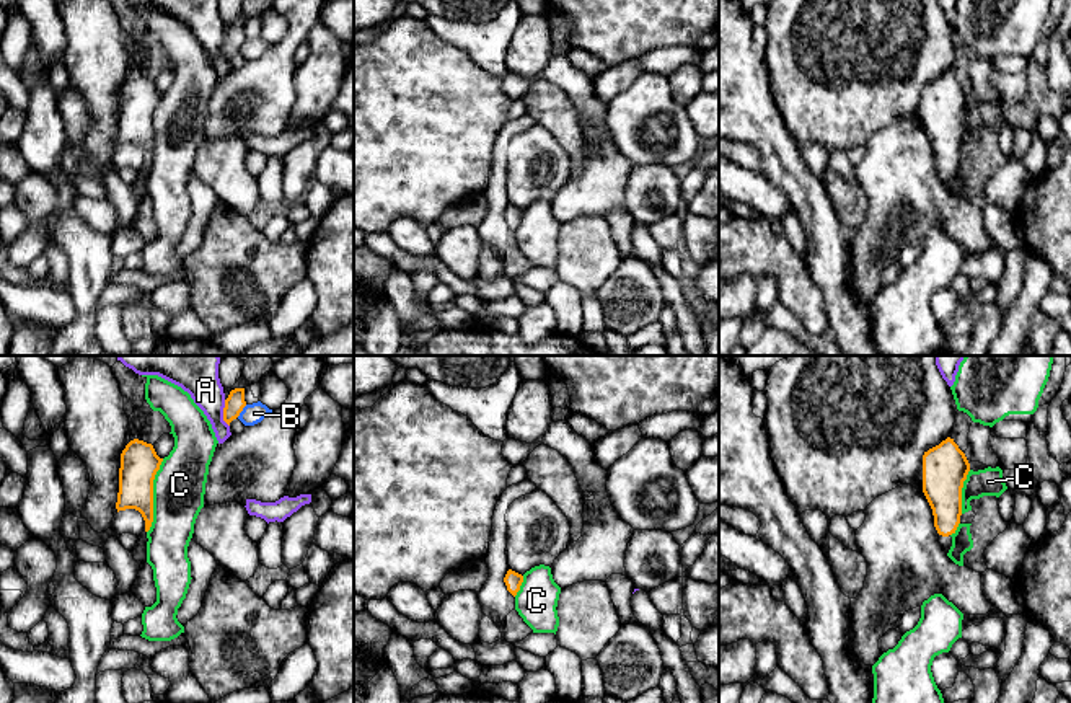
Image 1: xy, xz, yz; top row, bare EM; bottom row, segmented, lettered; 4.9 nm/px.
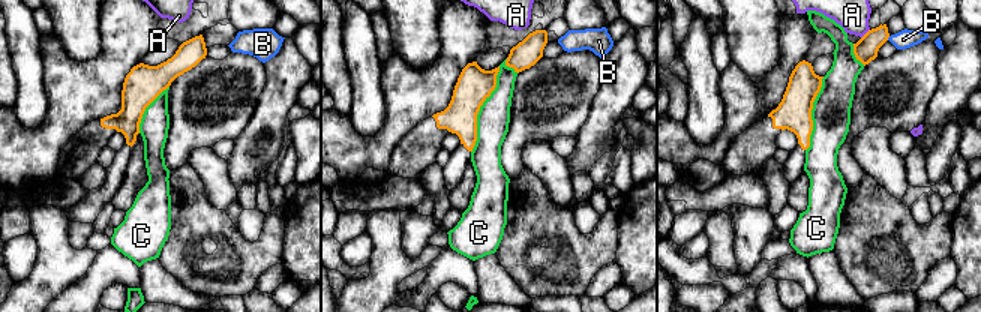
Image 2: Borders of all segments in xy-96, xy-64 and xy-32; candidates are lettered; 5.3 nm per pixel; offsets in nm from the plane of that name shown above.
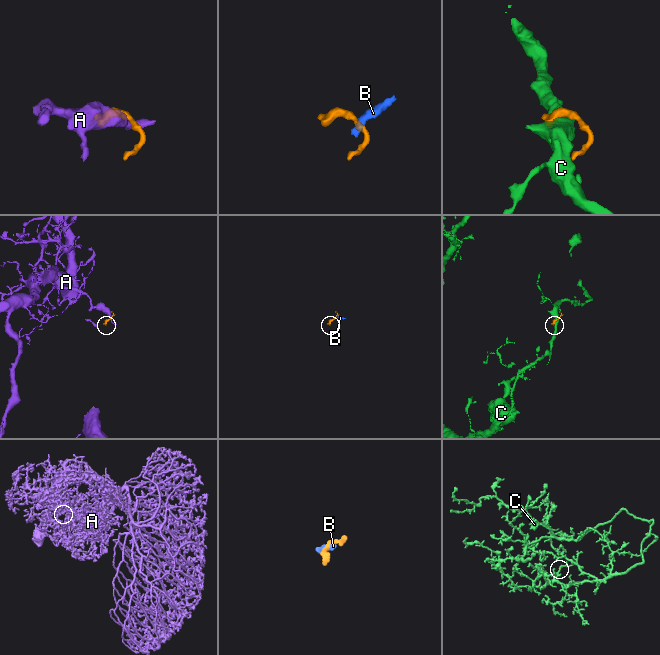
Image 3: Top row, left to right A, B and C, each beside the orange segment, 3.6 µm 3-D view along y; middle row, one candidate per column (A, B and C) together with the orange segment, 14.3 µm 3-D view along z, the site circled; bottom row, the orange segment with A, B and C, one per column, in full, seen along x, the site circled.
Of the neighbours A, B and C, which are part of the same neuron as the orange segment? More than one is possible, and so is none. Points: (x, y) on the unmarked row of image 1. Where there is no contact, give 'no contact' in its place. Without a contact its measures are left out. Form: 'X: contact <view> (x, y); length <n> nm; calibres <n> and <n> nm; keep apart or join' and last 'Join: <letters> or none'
A: contact xy (224, 48); length 140 nm; calibres 100 and 170 nm; keep apart
B: contact xy (242, 44); length 80 nm; calibres 100 and 100 nm; keep apart
C: contact xy (152, 131); length 380 nm; calibres 190 and 260 nm; keep apart
Join: none

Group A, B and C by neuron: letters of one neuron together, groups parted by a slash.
A / B / C

